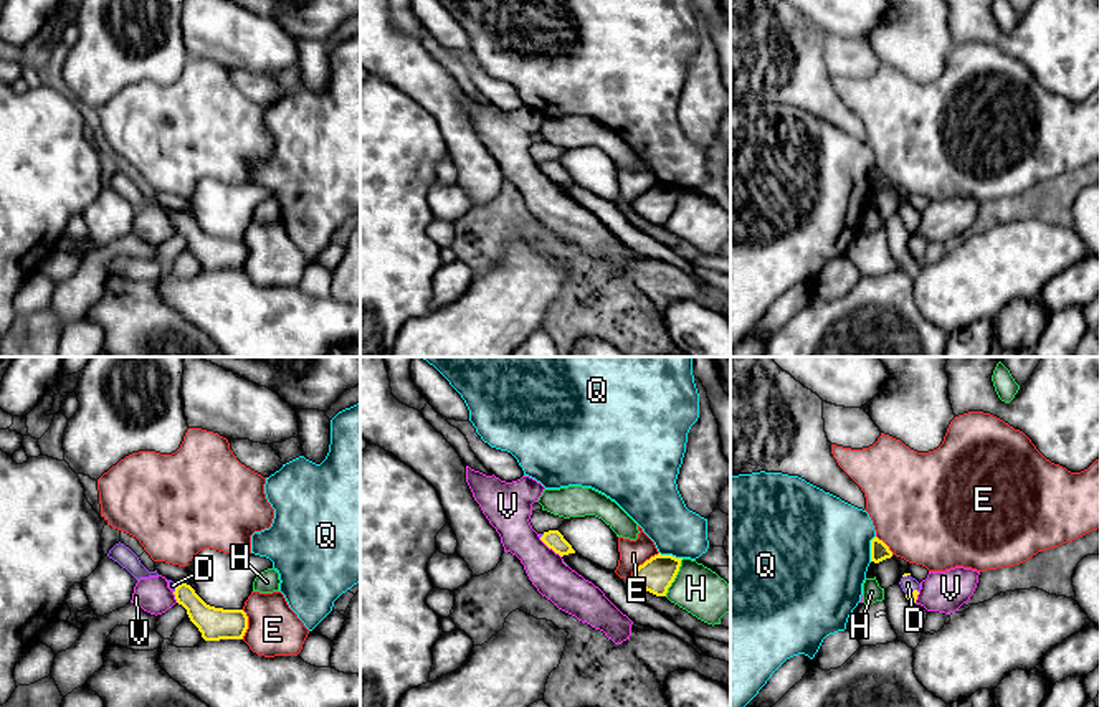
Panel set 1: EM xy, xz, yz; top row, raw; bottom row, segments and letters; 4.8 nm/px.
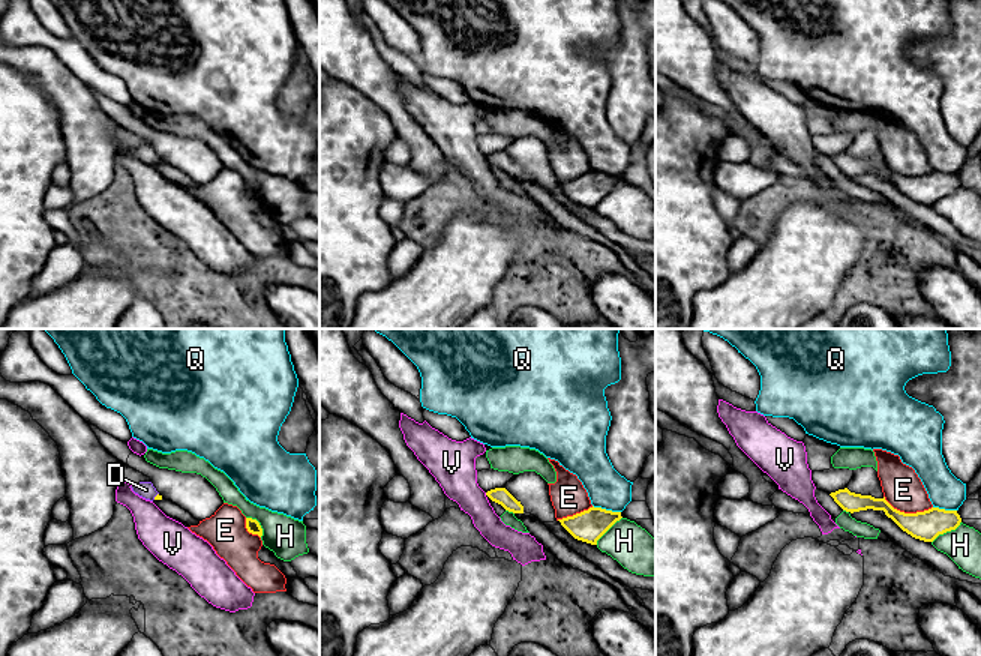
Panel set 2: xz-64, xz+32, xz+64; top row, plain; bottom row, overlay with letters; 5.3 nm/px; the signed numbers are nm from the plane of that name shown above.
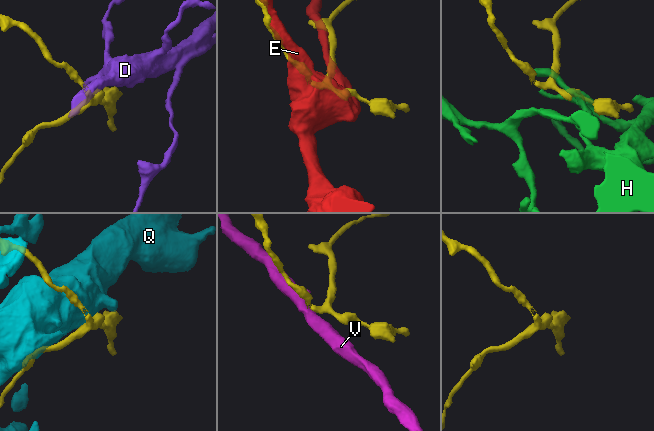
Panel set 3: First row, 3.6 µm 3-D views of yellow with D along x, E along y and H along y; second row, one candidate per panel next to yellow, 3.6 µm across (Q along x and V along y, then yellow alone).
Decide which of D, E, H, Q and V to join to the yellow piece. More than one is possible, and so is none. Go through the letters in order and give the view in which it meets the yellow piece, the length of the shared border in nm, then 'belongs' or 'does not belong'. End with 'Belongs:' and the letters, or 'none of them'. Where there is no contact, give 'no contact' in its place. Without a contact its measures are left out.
D: yz | 70 nm | belongs
E: xz | 190 nm | does not belong
H: xz | 200 nm | does not belong
Q: yz | 130 nm | does not belong
V: xz | 150 nm | does not belong
Belongs: D

